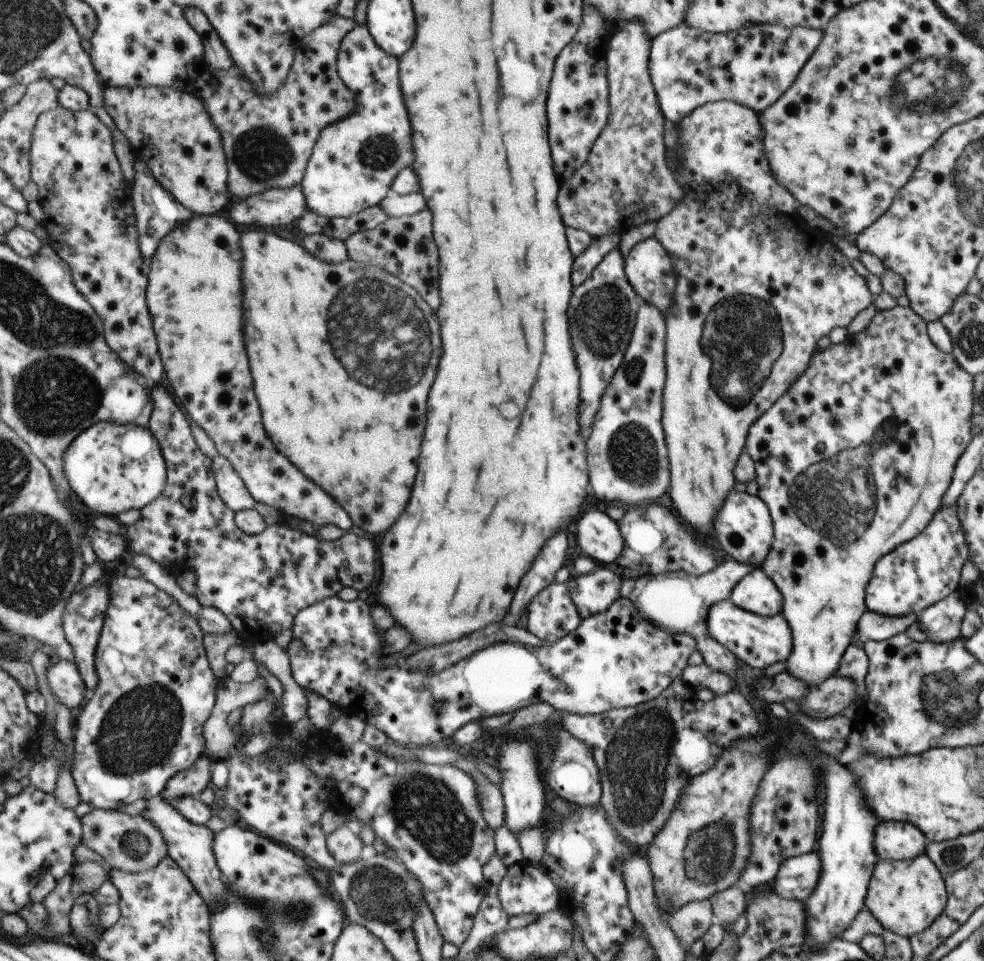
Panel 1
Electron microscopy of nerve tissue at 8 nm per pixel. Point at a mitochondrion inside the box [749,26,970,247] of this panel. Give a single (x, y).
(937, 89)

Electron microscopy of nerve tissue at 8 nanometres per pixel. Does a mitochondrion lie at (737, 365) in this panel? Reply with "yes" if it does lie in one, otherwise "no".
yes

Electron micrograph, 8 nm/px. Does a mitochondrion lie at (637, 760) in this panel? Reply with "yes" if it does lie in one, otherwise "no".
yes

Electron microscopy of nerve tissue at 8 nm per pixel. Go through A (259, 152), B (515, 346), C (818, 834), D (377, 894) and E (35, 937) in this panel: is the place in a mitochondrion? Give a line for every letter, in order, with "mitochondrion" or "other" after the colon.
A: mitochondrion
B: other
C: other
D: mitochondrion
E: other

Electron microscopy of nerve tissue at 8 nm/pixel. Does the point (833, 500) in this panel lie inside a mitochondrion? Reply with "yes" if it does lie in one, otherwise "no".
yes

